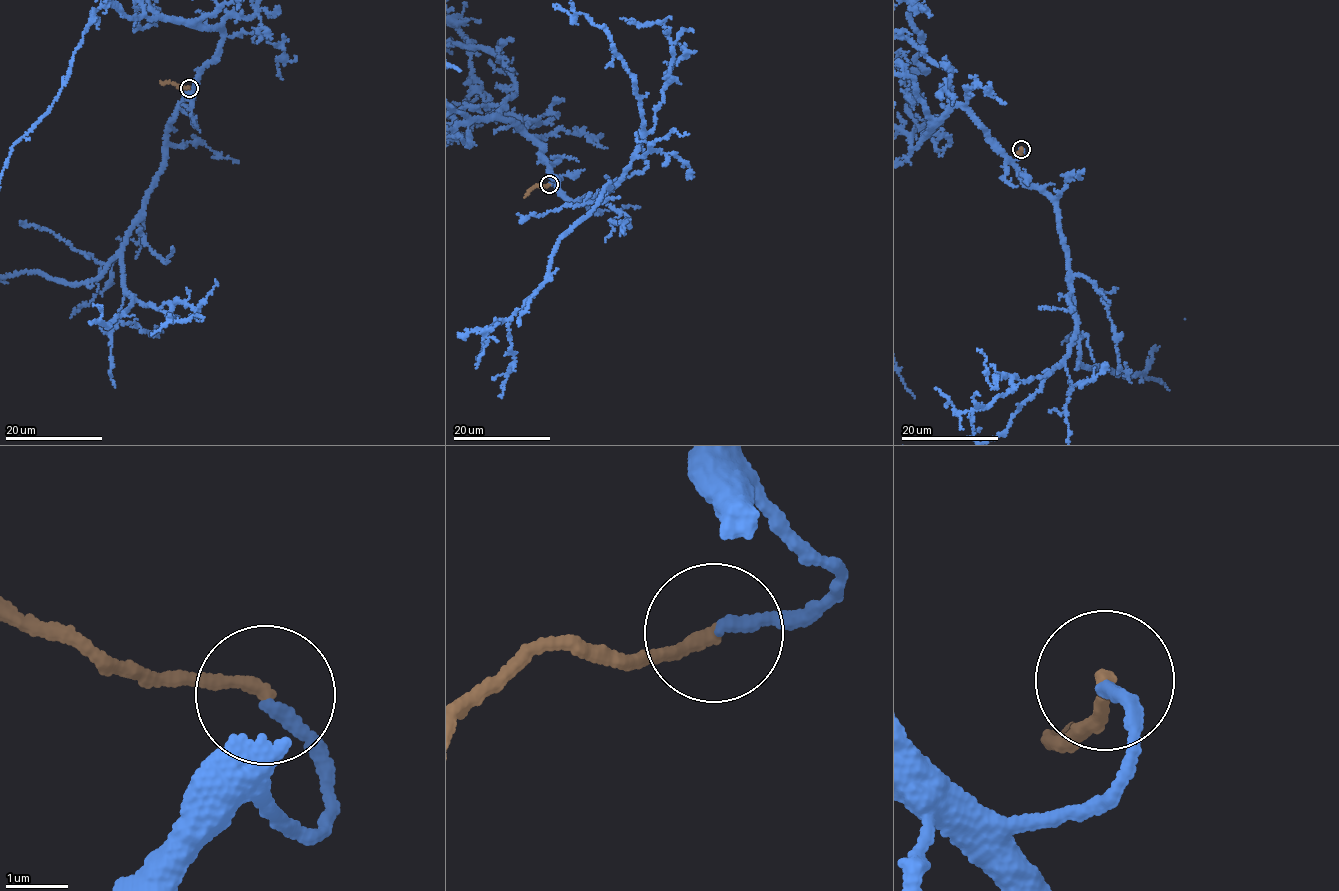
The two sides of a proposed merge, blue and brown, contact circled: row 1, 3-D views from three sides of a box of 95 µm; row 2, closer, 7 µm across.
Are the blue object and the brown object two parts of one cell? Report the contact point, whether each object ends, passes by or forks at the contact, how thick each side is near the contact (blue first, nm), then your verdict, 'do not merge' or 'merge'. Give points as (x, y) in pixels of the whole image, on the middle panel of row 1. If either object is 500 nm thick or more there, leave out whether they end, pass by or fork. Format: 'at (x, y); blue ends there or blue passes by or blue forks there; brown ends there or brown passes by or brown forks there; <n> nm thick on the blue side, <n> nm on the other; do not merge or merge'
at (549, 184); blue ends there; brown ends there; 190 nm thick on the blue side, 200 nm on the other; merge

